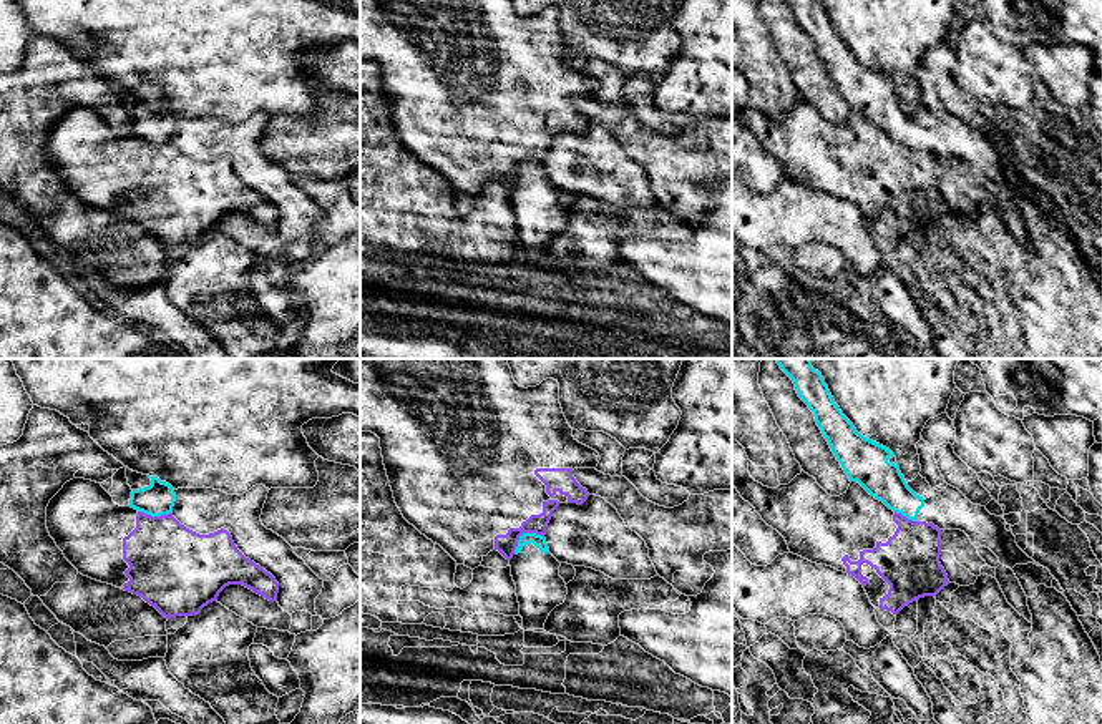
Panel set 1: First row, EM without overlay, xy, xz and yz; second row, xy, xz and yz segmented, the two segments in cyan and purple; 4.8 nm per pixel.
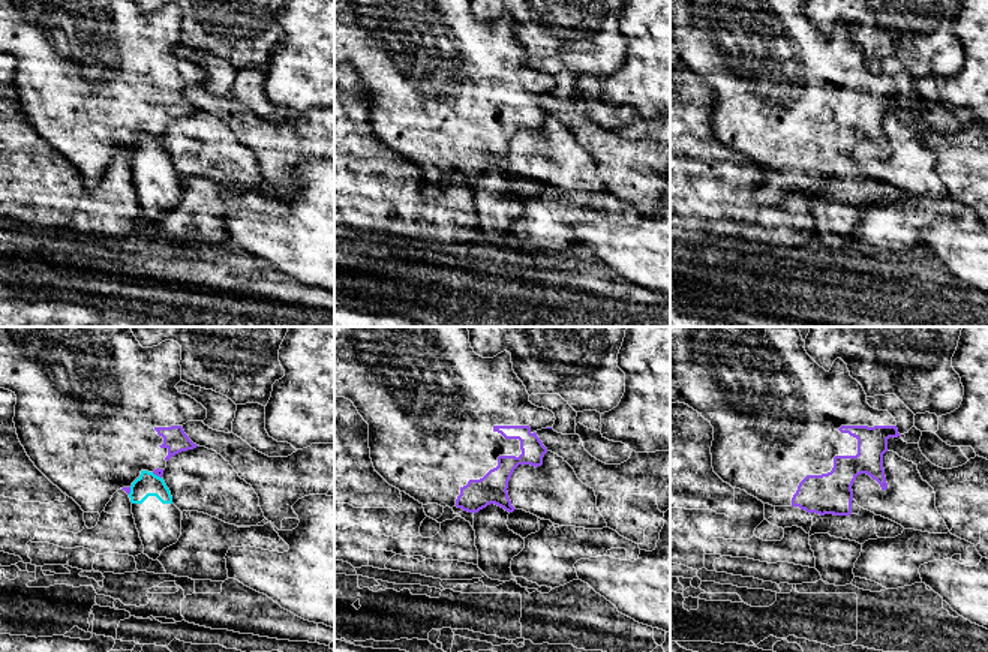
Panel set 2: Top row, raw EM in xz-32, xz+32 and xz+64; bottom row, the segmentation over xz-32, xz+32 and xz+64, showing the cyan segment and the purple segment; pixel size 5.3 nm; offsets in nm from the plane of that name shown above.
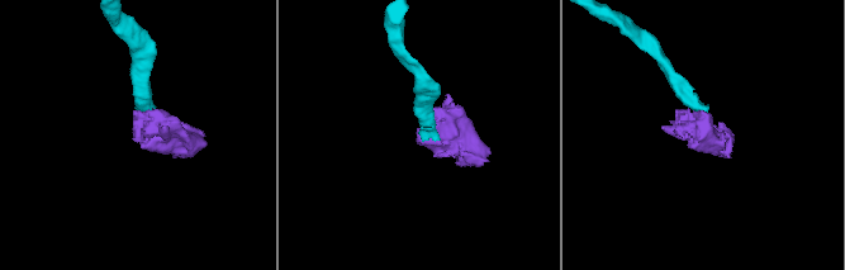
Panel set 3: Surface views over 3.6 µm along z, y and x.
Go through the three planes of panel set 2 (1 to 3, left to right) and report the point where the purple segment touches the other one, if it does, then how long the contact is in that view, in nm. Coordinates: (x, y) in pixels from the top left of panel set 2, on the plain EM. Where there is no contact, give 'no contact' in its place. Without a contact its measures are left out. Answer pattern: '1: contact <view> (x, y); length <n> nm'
1: contact xz-32 (156, 140); length 70 nm
2: no contact
3: no contact

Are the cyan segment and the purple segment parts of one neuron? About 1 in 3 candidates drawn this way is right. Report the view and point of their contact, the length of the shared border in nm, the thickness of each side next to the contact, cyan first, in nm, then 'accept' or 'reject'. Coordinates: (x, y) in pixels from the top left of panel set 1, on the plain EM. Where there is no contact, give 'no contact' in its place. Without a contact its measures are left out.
meets cyan in xz at (523, 161); contact 170 nm long; 60 nm thick on the cyan side, 100 nm on the other; reject

